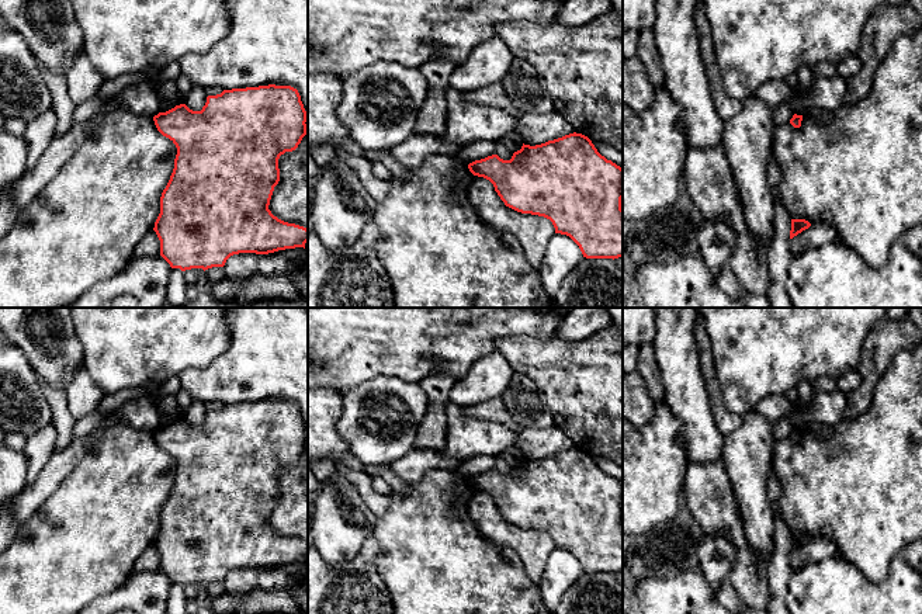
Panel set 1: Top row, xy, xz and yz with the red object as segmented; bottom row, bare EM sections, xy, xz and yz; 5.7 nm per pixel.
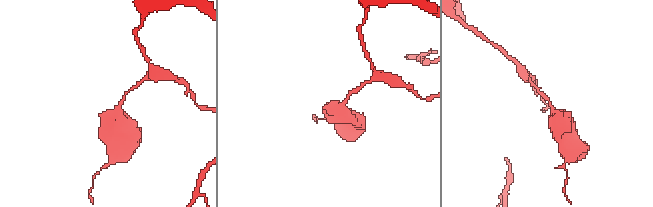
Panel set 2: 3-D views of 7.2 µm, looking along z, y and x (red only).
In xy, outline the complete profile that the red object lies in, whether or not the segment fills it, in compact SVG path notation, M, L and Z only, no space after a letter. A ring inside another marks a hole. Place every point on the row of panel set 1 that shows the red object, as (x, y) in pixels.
M268 84L223 90L208 96L201 111L180 104L159 112L153 121L177 148L153 228L160 240L160 256L171 268L205 271L223 267L230 256L239 253L305 249L308 229L284 222L268 209L280 181L280 156L295 150L308 133L306 111L297 89Z

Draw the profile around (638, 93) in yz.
M623 58L623 104L641 112L652 105L655 96L656 87L651 83L641 59Z

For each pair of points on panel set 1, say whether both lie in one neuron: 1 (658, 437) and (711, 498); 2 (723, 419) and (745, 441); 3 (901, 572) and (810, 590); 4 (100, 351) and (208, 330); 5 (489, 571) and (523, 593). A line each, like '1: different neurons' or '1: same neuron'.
1: different neurons
2: different neurons
3: same neuron
4: same neuron
5: same neuron

